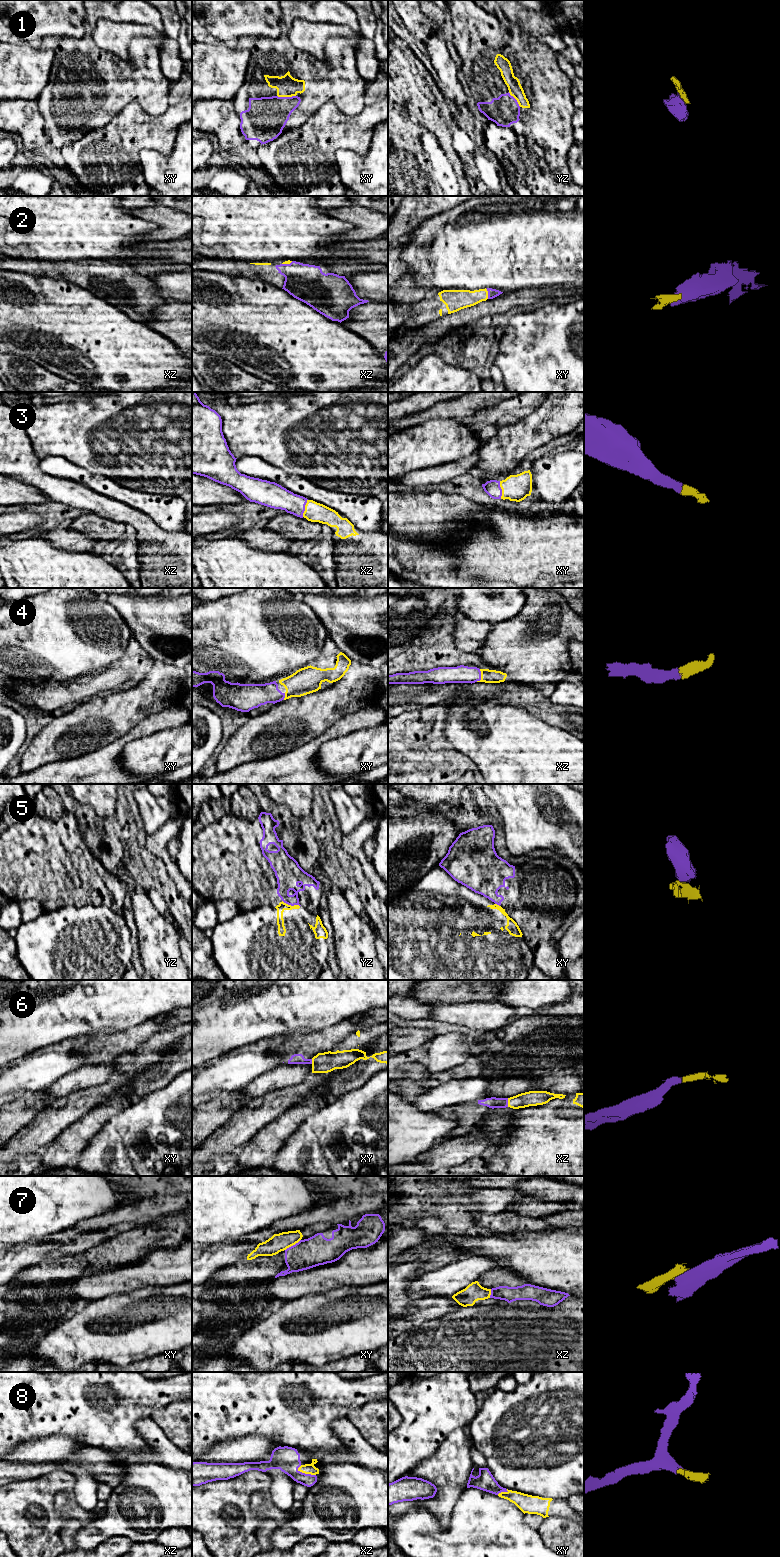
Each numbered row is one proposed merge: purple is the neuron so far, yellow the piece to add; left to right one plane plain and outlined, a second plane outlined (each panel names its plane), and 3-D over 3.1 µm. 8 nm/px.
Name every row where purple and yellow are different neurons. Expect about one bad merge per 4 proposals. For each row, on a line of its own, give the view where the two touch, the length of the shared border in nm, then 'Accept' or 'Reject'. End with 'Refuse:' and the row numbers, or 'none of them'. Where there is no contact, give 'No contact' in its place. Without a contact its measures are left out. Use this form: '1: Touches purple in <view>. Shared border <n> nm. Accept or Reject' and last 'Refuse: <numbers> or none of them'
1: Touches purple in xy. Shared border 150 nm. Accept
2: Touches purple in xy. Shared border 80 nm. Accept
3: Touches purple in xy. Shared border 140 nm. Accept
4: Touches purple in xz. Shared border 110 nm. Accept
5: Touches purple in yz. Shared border 150 nm. Reject
6: Touches purple in xz. Shared border 70 nm. Accept
7: Touches purple in xy. Shared border 160 nm. Reject
8: Touches purple in xz. Shared border 160 nm. Accept
Refuse: 5, 7

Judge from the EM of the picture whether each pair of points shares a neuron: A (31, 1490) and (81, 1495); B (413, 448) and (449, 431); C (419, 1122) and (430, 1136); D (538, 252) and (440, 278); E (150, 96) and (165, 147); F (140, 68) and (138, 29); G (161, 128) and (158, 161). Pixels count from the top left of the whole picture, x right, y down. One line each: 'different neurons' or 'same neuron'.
A: different neurons
B: same neuron
C: same neuron
D: same neuron
E: different neurons
F: different neurons
G: different neurons

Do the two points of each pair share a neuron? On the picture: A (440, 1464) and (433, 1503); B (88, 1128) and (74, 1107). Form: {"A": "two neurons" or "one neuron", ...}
{"A": "one neuron", "B": "two neurons"}

